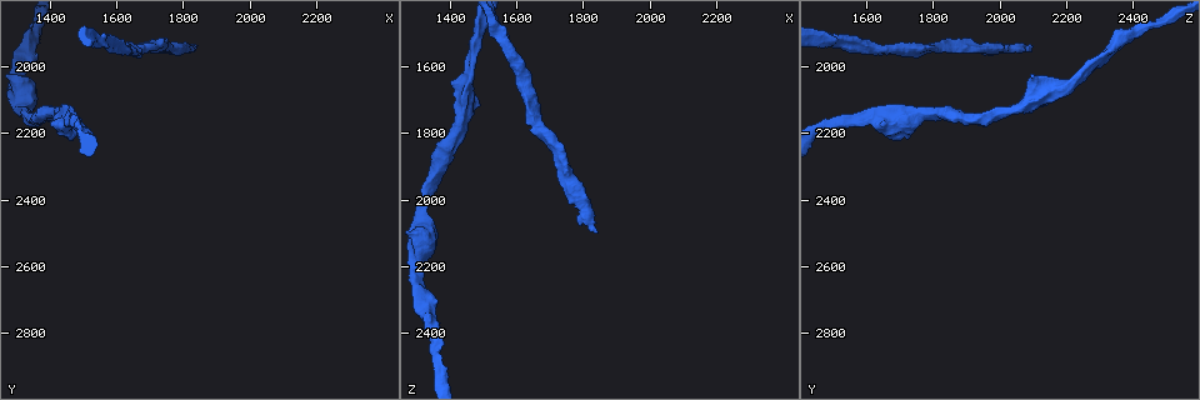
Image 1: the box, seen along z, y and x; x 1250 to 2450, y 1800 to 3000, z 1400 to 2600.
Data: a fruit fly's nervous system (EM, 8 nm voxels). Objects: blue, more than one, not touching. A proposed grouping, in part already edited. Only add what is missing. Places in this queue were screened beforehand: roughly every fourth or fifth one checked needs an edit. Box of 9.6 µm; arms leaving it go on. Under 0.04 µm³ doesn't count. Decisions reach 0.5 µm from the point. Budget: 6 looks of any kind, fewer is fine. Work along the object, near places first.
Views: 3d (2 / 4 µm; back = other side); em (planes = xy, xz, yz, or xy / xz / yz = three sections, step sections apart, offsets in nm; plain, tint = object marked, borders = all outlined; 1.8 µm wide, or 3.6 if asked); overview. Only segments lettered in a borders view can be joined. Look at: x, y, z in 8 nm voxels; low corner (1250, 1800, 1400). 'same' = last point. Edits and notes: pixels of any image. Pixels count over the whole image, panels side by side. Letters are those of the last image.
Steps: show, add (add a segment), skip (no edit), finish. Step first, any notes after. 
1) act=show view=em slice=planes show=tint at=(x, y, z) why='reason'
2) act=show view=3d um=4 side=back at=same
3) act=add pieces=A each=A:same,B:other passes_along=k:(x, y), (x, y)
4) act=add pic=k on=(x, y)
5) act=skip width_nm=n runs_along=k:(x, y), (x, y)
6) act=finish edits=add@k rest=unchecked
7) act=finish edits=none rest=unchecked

act=show view=em um=3.6 slice=planes show=plain at=(1330, 2100, 2090) why='calibre changes'

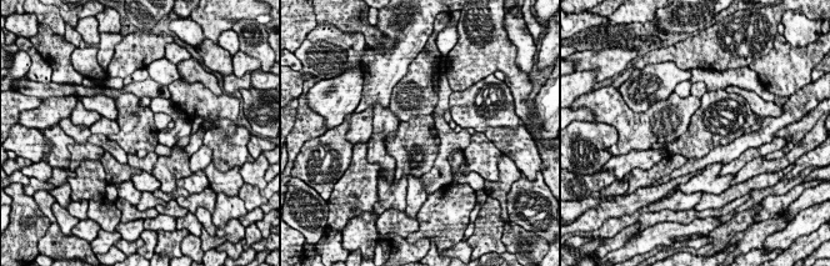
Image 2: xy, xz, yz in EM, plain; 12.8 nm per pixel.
act=show view=em um=3.6 slice=planes show=borders at=same

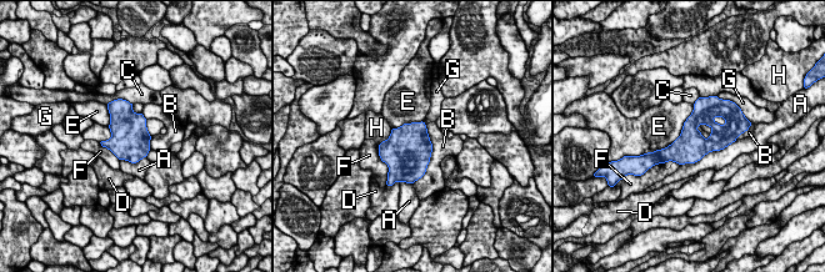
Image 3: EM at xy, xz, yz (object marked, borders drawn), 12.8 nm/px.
act=skip each=A:other,B:other,C:other,D:other,E:other,F:other,G:other,H:other border=3:(693, 105), (681, 132), (655, 151) found='no lettered segment goes on from it'

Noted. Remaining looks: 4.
act=show view=3d um=2 at=(1440, 2170, 1650) why='sudden change in width'

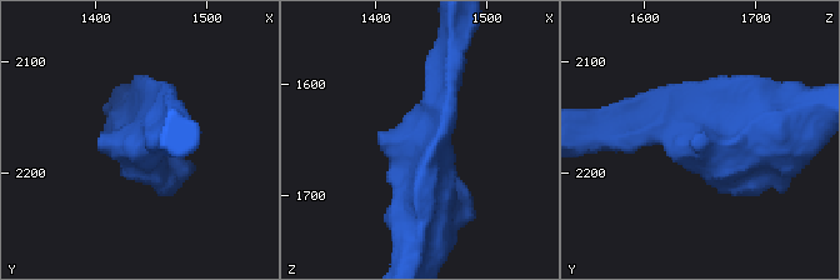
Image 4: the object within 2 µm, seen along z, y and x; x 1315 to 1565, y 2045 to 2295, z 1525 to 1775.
act=show view=em slice=planes show=plain at=(1438, 2176, 1652) arm_widths_nm=190,320

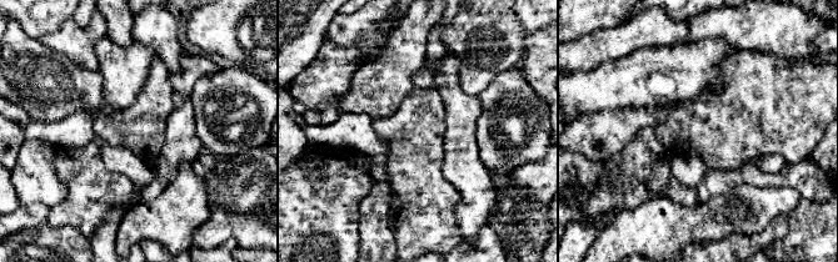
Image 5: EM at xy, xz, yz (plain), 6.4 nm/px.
act=show view=em slice=planes show=borders at=same

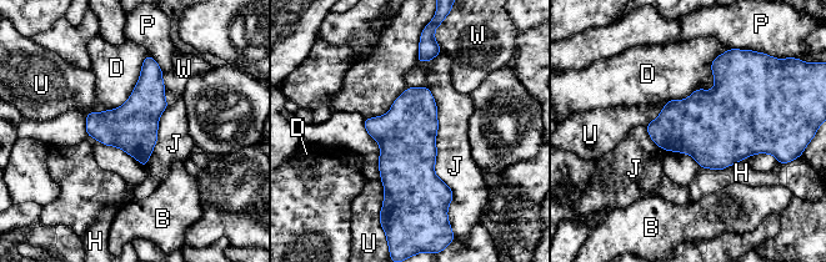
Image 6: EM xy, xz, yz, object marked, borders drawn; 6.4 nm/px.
act=skip longest_contact=J:850nm each=B:other,D:other,H:other,J:other,P:other,U:other,W:other border=6:(726, 51), (710, 90), (669, 101) found='no lettered segment goes on from it'

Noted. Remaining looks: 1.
act=finish edits=none rest=unchecked

